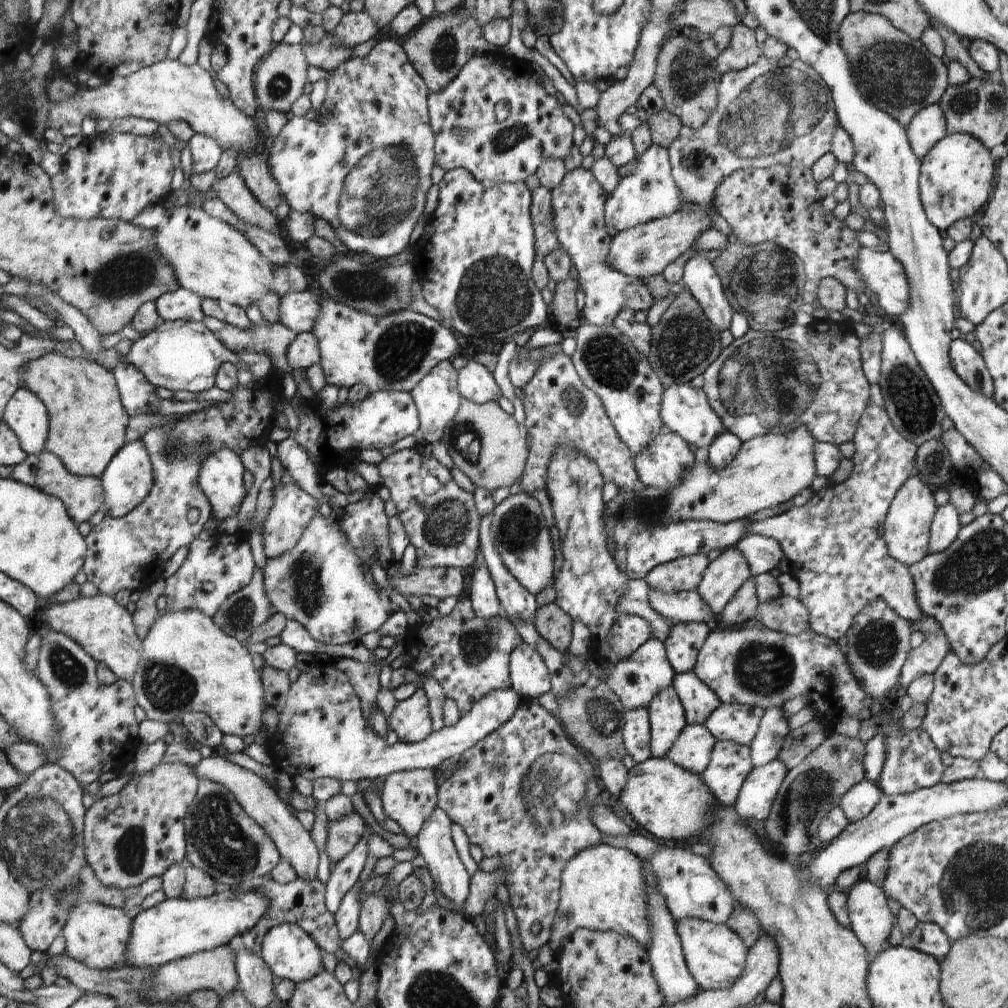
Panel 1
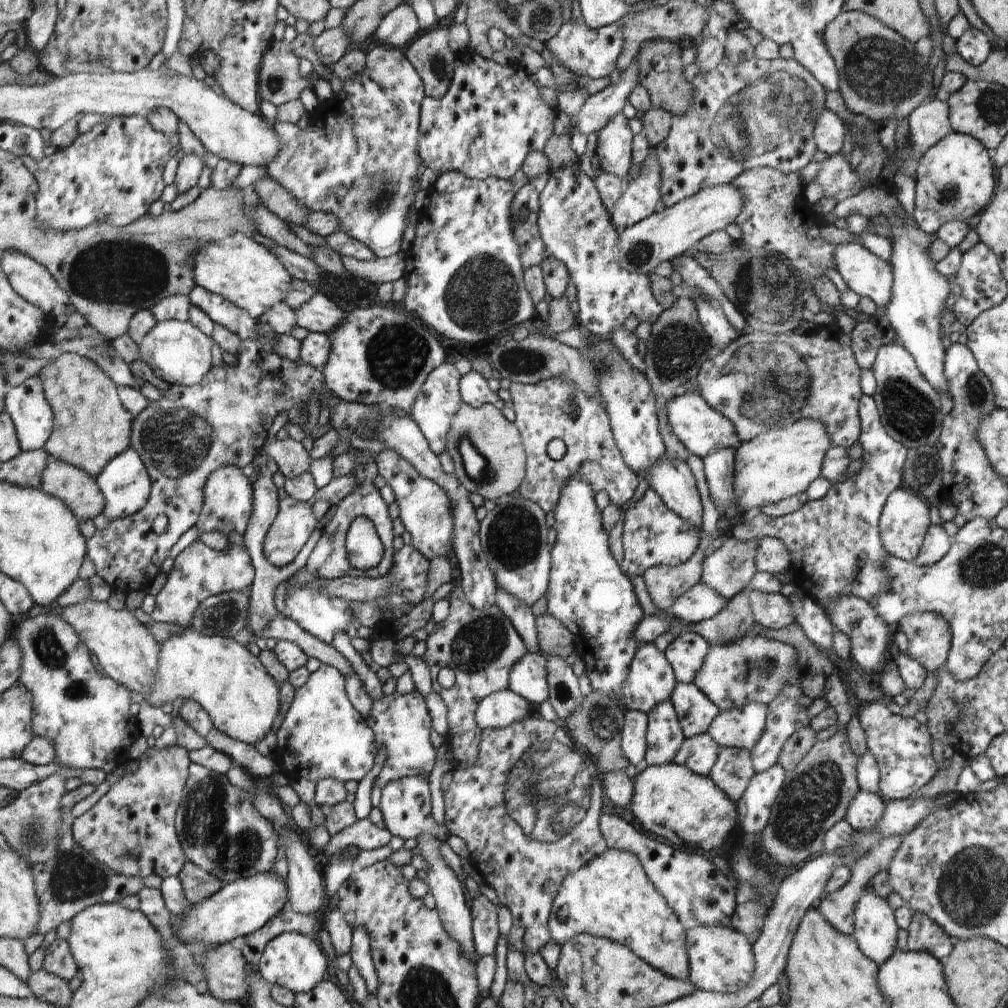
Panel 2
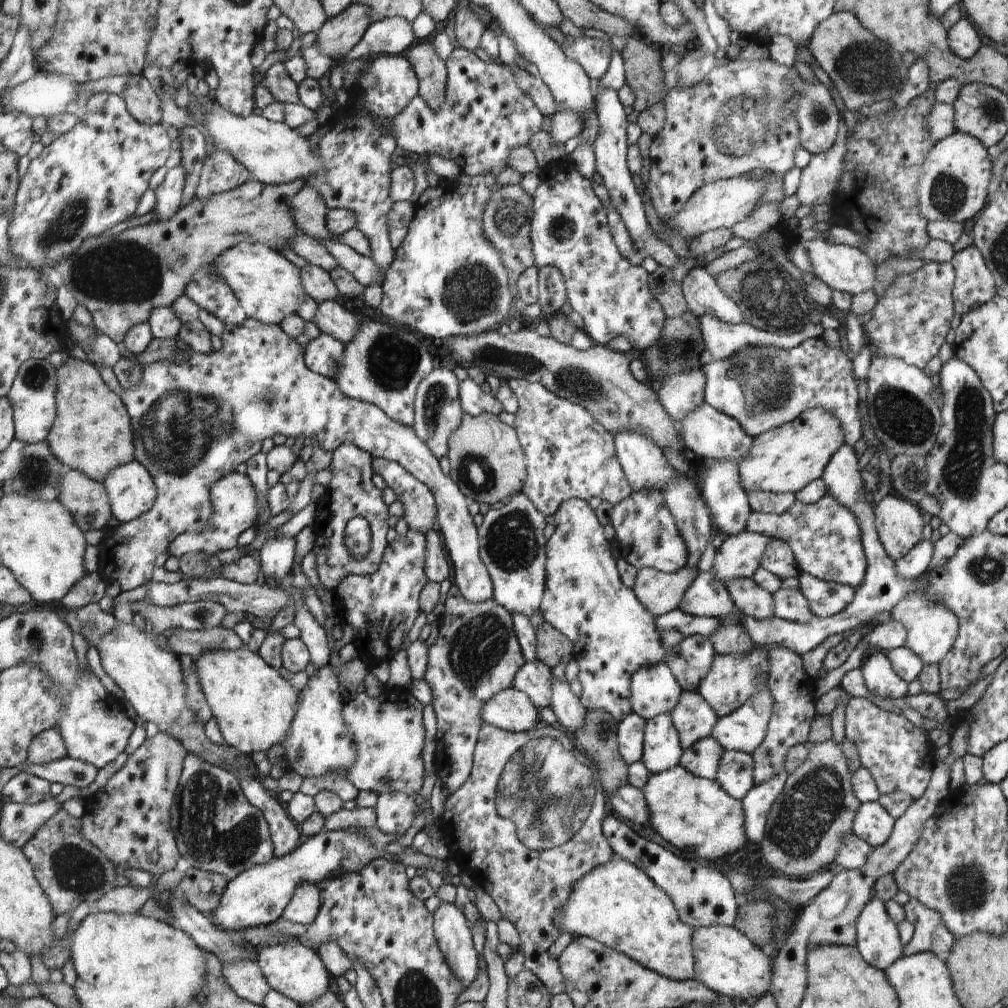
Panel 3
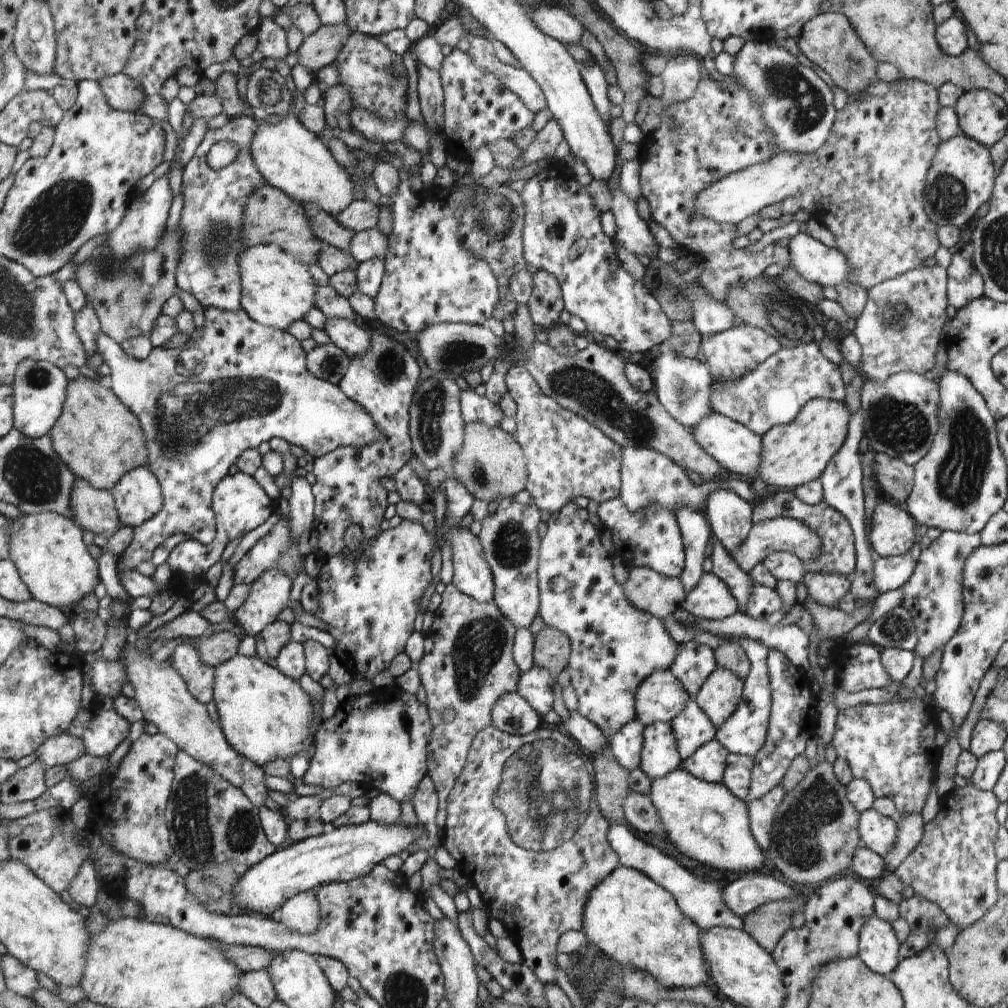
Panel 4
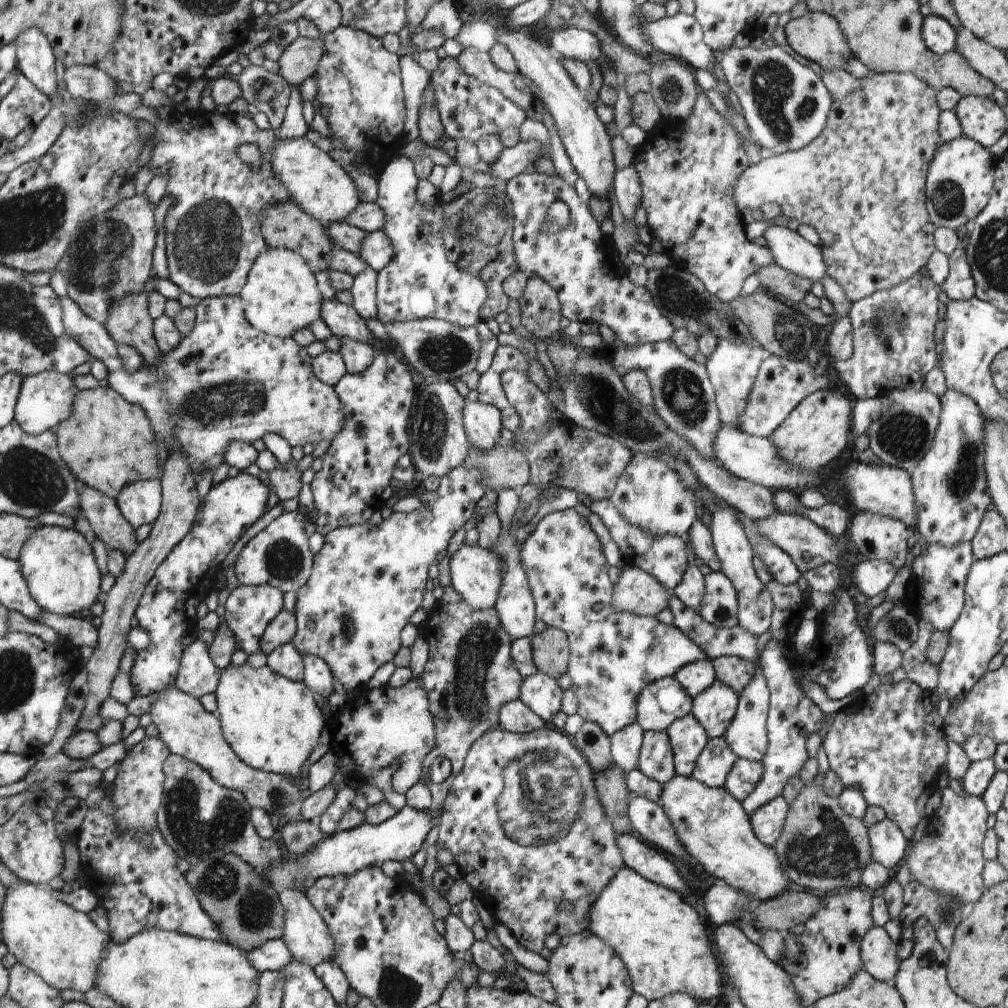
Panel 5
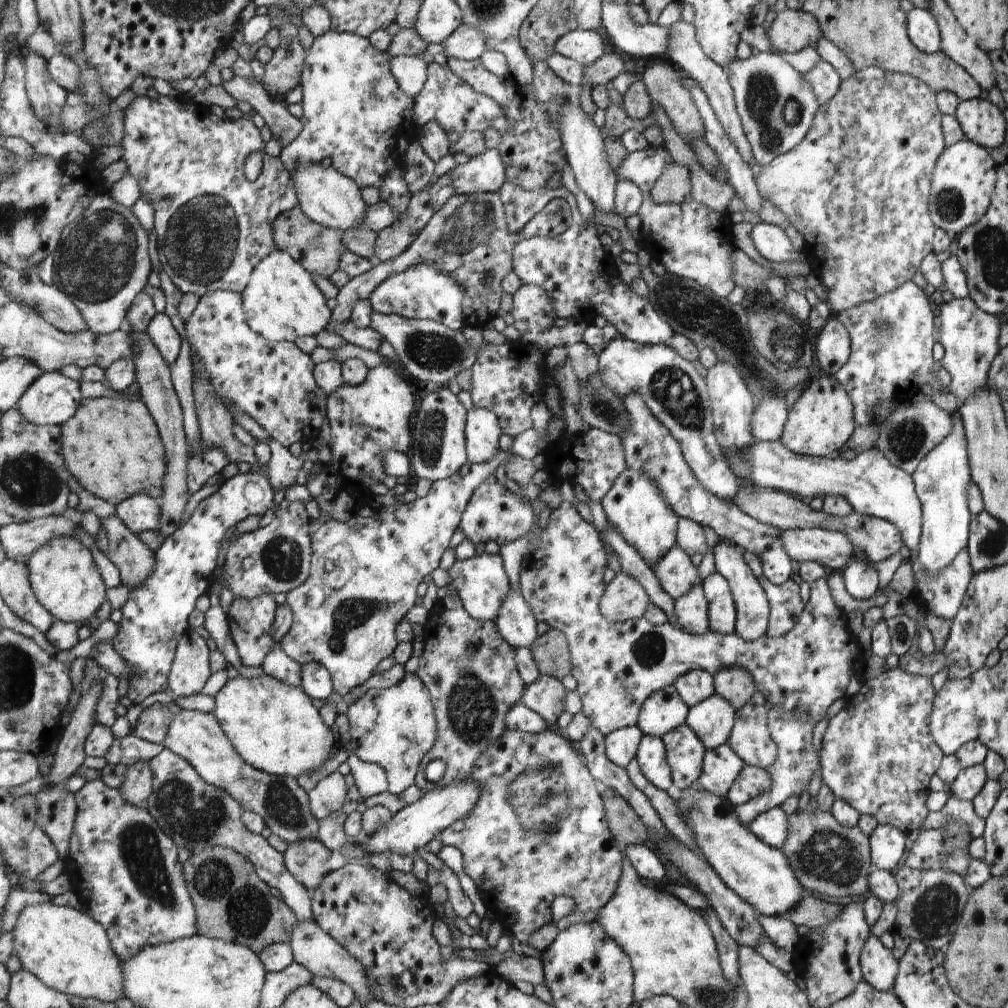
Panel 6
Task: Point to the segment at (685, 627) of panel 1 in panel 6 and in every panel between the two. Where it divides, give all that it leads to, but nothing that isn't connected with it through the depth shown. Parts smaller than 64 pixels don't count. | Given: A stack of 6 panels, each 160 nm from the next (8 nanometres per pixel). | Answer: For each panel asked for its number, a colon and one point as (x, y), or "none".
2: (686, 654)
3: (690, 660)
4: (695, 662)
5: (698, 676)
6: (695, 687)

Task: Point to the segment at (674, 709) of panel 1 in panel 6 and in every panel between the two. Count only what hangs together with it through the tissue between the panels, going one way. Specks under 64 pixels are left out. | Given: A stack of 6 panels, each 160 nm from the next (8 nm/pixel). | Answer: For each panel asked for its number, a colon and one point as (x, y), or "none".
2: (665, 736)
3: (662, 748)
4: (660, 755)
5: (656, 760)
6: (652, 756)

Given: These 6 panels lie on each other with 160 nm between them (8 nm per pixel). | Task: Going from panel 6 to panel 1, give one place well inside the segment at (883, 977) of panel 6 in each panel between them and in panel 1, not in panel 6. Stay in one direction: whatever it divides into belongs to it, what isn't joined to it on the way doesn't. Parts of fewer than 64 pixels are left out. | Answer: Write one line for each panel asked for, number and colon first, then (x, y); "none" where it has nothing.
1: (871, 919)
2: (876, 930)
3: (878, 941)
4: (878, 945)
5: (878, 953)

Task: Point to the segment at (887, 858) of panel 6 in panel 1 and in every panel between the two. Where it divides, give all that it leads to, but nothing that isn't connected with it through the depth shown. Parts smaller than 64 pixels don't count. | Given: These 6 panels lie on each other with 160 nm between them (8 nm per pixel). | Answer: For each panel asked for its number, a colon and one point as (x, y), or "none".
1: (860, 801)
2: (863, 815)
3: (873, 824)
4: (878, 834)
5: (888, 845)

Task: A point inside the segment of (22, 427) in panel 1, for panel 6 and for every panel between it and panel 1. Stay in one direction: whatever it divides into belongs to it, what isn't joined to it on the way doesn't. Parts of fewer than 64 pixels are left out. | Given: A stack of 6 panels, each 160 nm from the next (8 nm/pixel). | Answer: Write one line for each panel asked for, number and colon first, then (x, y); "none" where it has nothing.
2: (26, 404)
3: (33, 395)
4: (40, 388)
5: (45, 399)
6: (53, 399)

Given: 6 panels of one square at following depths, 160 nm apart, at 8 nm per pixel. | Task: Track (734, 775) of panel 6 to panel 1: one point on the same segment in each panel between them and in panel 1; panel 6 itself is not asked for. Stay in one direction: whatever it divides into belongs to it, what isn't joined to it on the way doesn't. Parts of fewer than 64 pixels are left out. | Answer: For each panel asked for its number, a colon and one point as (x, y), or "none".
1: (692, 750)
2: (699, 753)
3: (702, 759)
4: (709, 763)
5: (718, 759)

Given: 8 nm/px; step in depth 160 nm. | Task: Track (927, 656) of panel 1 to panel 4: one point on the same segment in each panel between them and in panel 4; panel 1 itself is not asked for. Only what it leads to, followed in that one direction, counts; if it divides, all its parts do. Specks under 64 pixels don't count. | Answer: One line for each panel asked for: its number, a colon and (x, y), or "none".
2: (929, 635)
3: (932, 629)
4: (933, 595)

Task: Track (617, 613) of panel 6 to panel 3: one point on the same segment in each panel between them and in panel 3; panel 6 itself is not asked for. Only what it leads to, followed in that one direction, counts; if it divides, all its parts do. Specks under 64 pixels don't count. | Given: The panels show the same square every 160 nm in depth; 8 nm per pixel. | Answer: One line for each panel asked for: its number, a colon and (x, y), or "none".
3: (660, 592)
4: (655, 594)
5: (637, 592)

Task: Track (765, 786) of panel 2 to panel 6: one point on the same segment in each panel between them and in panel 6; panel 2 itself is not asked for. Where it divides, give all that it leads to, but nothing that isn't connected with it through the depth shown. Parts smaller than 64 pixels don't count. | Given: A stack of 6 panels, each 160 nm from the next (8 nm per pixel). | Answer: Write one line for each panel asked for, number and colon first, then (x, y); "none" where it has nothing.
3: (757, 804)
4: (763, 810)
5: (768, 820)
6: (771, 827)

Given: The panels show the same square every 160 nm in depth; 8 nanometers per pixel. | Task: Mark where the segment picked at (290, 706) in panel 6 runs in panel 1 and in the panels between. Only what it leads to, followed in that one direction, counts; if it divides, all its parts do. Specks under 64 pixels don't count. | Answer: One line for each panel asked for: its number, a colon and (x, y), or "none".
1: (190, 664)
2: (241, 700)
3: (253, 705)
4: (265, 715)
5: (272, 723)

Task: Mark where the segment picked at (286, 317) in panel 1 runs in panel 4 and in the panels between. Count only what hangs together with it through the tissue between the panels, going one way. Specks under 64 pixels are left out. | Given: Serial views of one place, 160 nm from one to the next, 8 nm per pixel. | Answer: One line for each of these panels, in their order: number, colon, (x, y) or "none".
2: (319, 315)
3: (331, 318)
4: (354, 341)

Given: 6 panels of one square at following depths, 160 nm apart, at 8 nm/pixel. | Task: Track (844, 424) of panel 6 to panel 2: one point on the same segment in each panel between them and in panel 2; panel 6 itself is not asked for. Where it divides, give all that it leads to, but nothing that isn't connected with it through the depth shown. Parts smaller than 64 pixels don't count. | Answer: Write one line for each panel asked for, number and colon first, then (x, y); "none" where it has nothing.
2: (784, 461)
3: (785, 460)
4: (795, 454)
5: (816, 432)

